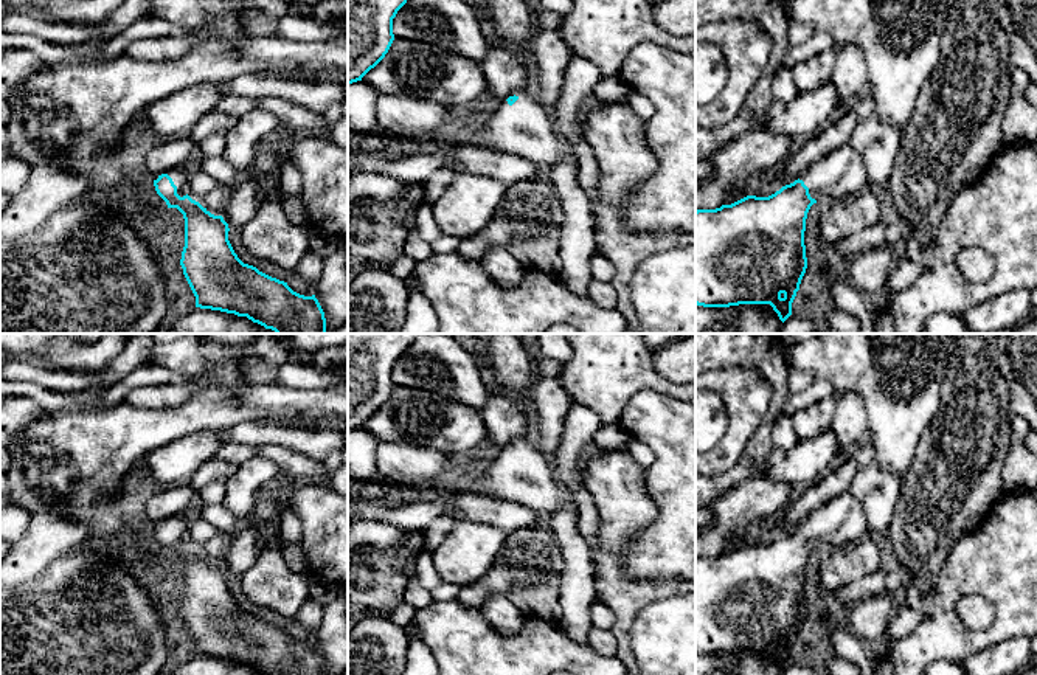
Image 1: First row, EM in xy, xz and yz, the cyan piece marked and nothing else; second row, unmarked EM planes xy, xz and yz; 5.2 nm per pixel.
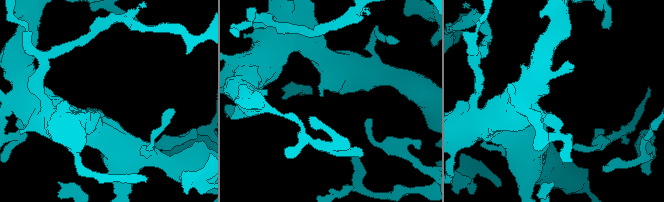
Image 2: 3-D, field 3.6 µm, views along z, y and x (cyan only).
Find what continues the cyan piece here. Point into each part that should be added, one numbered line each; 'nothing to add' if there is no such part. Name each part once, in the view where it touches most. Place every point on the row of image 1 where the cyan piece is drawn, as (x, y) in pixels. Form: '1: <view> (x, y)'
1: xy (213, 146)

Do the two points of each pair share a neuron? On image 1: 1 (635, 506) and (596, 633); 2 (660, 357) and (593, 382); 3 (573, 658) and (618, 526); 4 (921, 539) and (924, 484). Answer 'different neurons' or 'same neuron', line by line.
1: different neurons
2: different neurons
3: different neurons
4: same neuron

